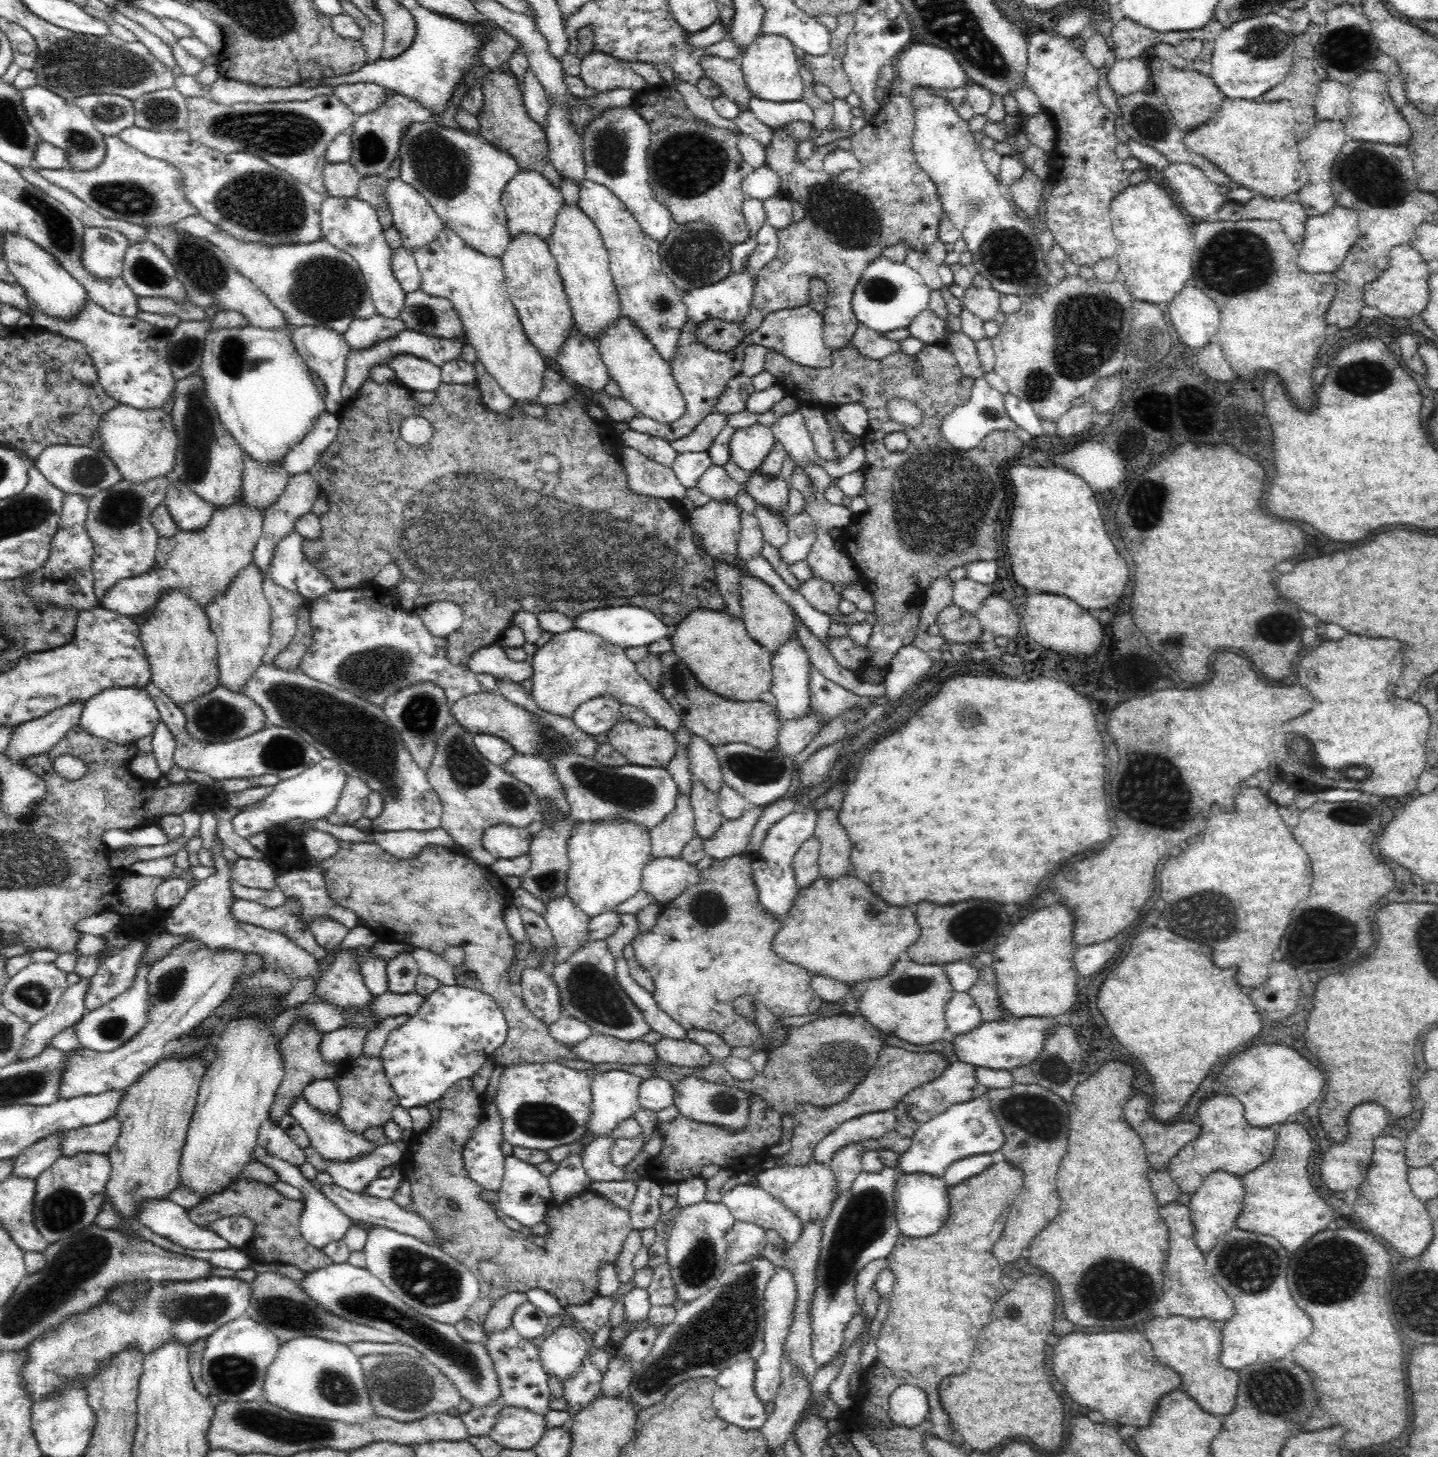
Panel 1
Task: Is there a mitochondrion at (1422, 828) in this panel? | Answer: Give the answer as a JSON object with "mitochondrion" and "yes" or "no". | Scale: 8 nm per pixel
{"mitochondrion":"no"}

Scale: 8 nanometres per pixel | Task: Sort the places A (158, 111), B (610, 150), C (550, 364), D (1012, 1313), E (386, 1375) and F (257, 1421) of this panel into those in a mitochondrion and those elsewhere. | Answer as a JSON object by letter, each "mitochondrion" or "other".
{"A":"mitochondrion","B":"mitochondrion","C":"other","D":"mitochondrion","E":"mitochondrion","F":"mitochondrion"}

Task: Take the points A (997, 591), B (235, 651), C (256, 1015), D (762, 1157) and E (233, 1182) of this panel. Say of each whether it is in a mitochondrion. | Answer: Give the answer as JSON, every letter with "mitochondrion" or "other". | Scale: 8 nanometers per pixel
{"A":"other","B":"other","C":"other","D":"other","E":"other"}

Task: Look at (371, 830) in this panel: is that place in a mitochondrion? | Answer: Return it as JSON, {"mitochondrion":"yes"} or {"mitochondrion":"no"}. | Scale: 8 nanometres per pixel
{"mitochondrion":"no"}

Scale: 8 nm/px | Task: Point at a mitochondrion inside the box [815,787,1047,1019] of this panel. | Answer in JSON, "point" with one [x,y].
{"point":[972,927]}

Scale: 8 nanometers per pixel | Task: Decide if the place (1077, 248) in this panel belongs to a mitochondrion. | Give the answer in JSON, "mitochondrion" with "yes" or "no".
{"mitochondrion":"no"}

